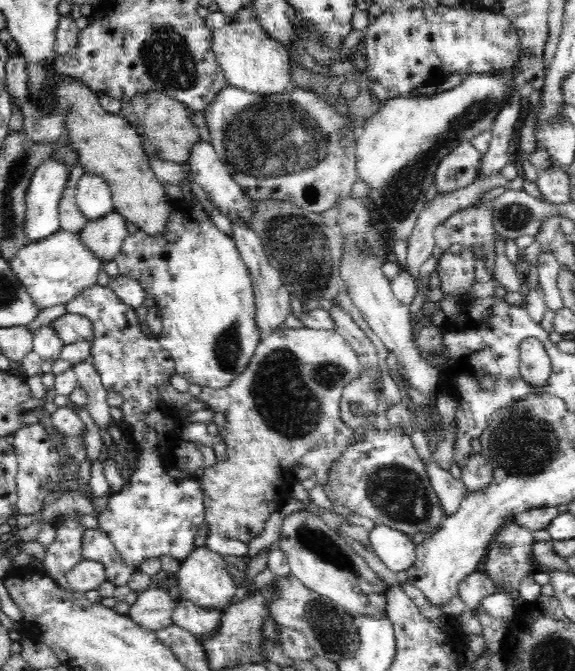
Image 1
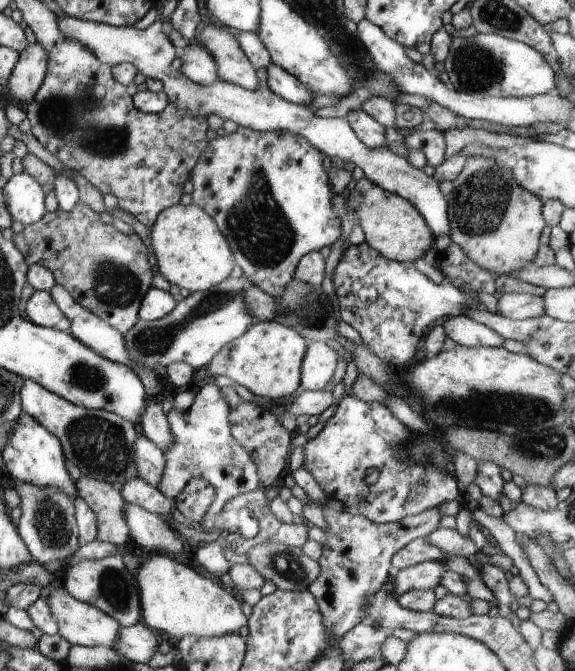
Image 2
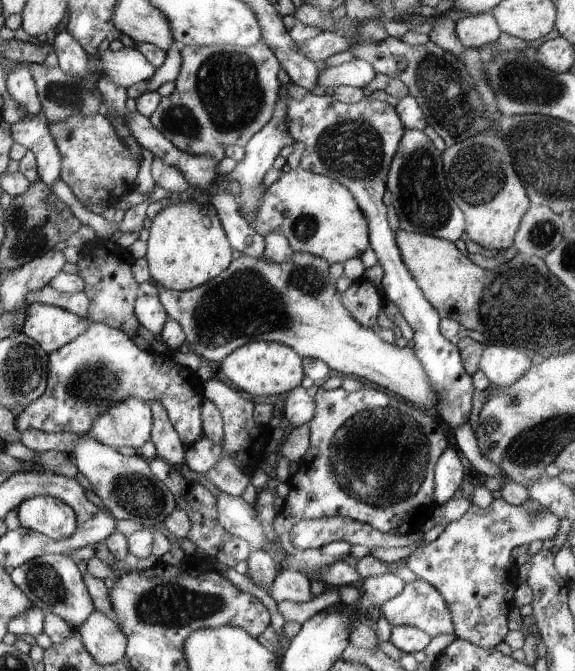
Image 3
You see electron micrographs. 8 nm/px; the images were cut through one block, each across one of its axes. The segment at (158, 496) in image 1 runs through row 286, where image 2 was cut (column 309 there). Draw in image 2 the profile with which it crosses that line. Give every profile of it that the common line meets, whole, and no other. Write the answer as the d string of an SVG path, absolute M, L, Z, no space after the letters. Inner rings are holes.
M274 62L266 68L266 72L268 80L266 86L272 93L291 103L310 107L315 94L298 77L294 77L286 69L280 68Z

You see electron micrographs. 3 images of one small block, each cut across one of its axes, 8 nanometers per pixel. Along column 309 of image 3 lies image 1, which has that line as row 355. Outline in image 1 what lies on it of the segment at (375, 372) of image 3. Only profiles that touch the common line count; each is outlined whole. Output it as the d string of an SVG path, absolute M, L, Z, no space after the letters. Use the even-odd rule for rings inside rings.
M285 328L271 335L263 335L248 366L224 388L202 387L194 400L206 402L215 413L225 414L227 423L219 434L227 446L226 460L202 468L205 522L210 531L245 544L258 537L265 522L289 495L288 474L296 466L306 466L316 476L318 485L325 490L331 468L351 443L353 432L340 418L340 399L344 387L356 380L360 372L359 356L350 343L338 332L328 329Z

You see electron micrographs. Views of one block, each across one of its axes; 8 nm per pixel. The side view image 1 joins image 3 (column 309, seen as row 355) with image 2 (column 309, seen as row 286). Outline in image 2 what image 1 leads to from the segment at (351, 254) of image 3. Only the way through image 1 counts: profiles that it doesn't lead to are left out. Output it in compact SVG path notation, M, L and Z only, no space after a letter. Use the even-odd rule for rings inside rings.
M238 126L236 132L232 134L226 133L225 136L216 136L207 145L207 148L204 148L202 158L192 172L192 182L194 183L194 192L191 194L193 205L202 208L216 222L216 226L220 228L220 232L224 234L224 238L228 240L228 245L232 250L232 254L234 254L236 265L240 266L242 272L244 272L243 276L246 276L252 282L252 285L262 288L266 294L272 296L274 299L282 299L287 285L295 279L295 272L299 261L305 255L313 251L320 251L322 248L326 248L326 246L332 246L340 238L340 218L336 216L334 206L332 206L334 190L332 190L330 178L328 178L328 174L324 170L322 154L320 154L320 150L314 144L311 144L308 140L304 140L303 137L296 136L295 133L285 131L259 132L255 129Z

